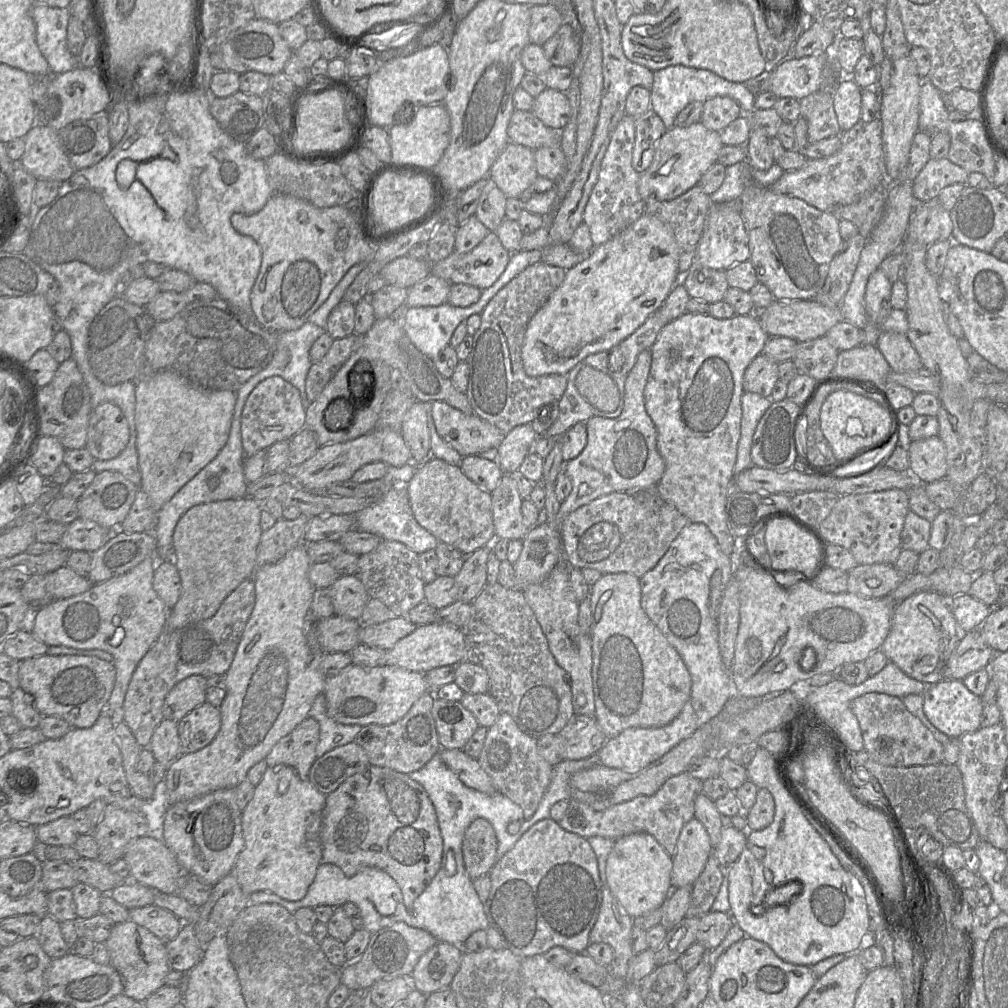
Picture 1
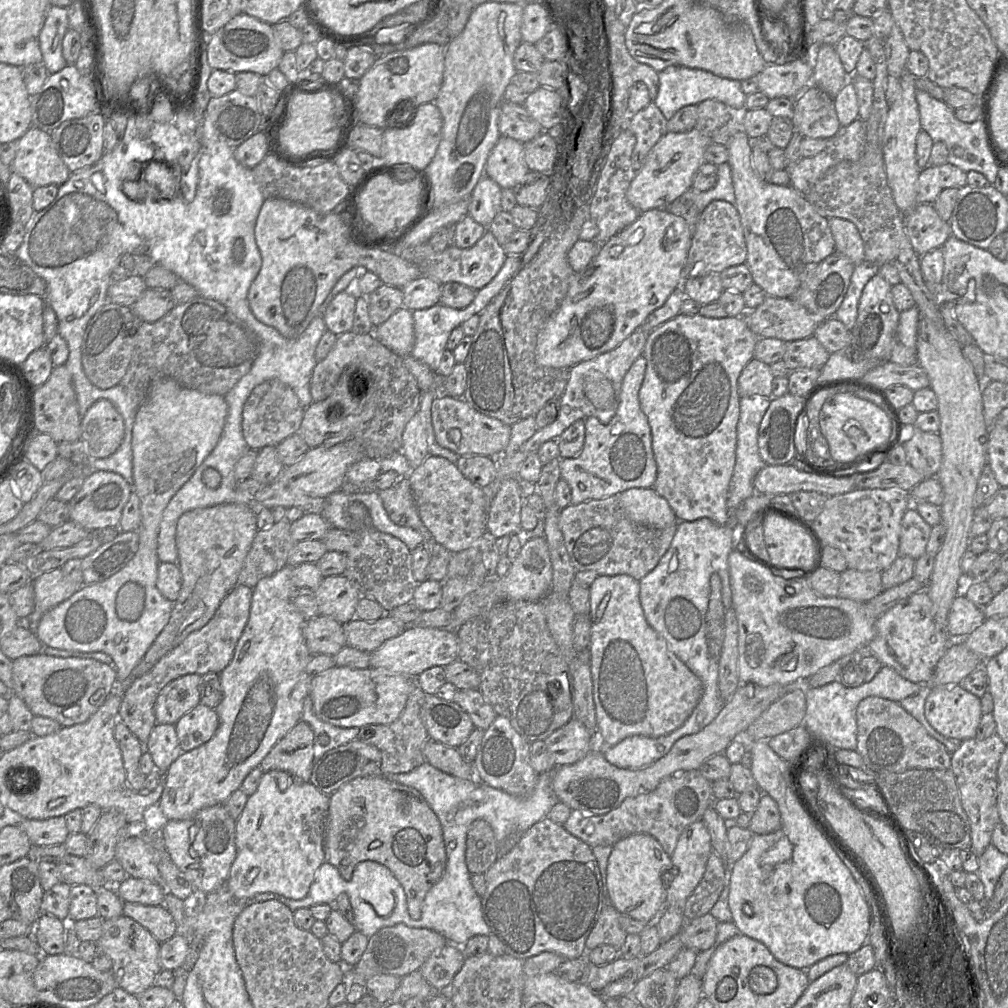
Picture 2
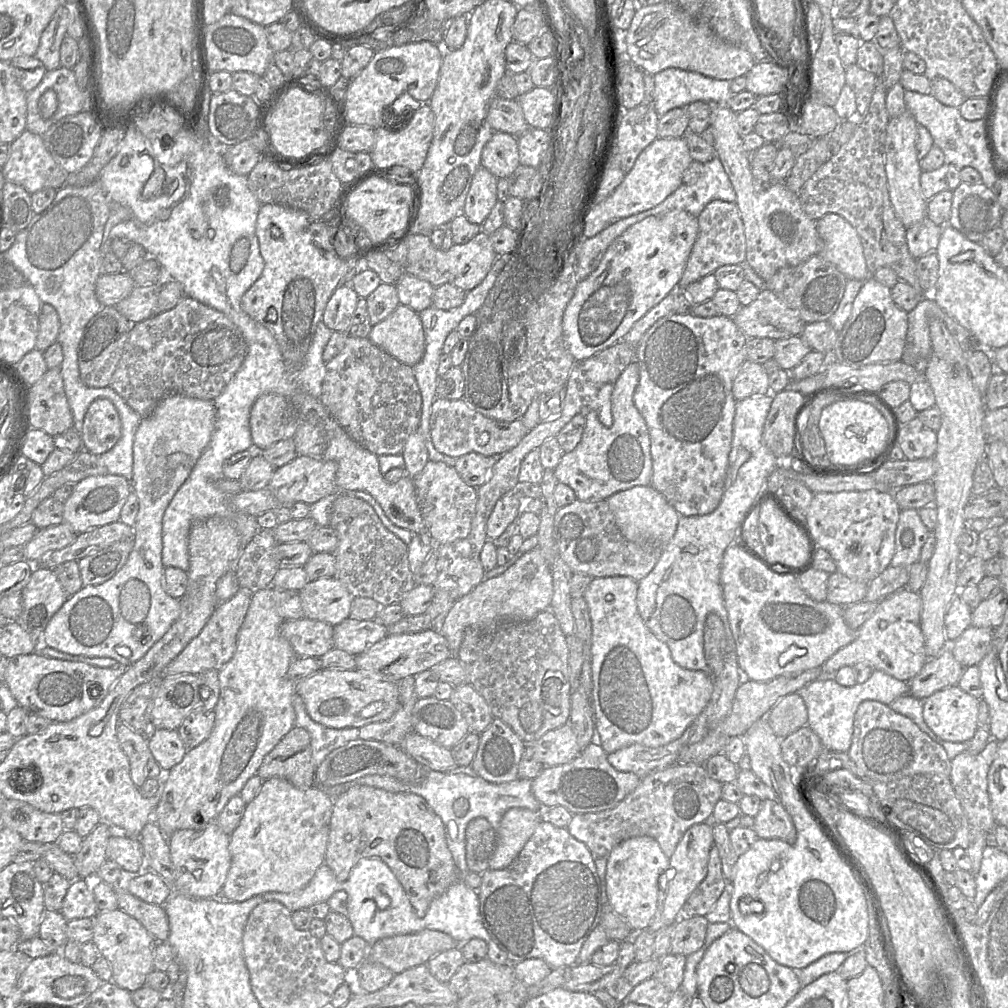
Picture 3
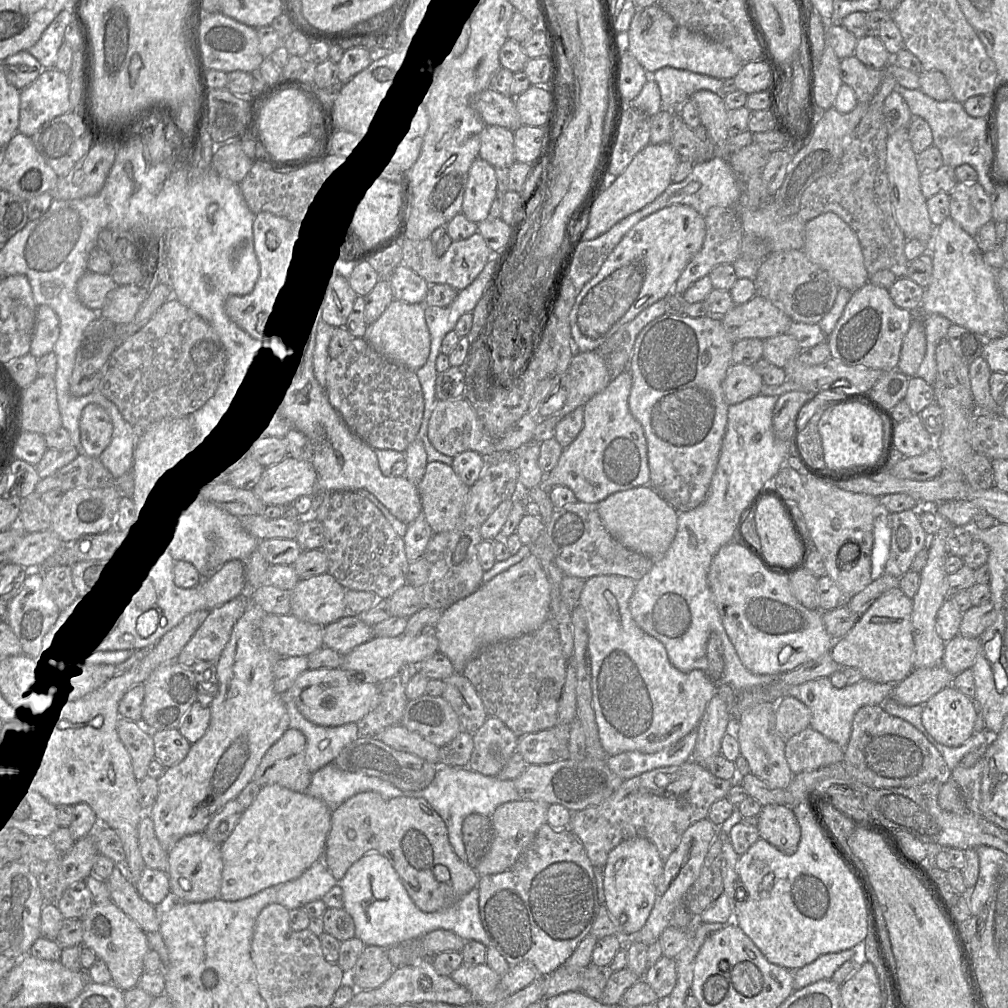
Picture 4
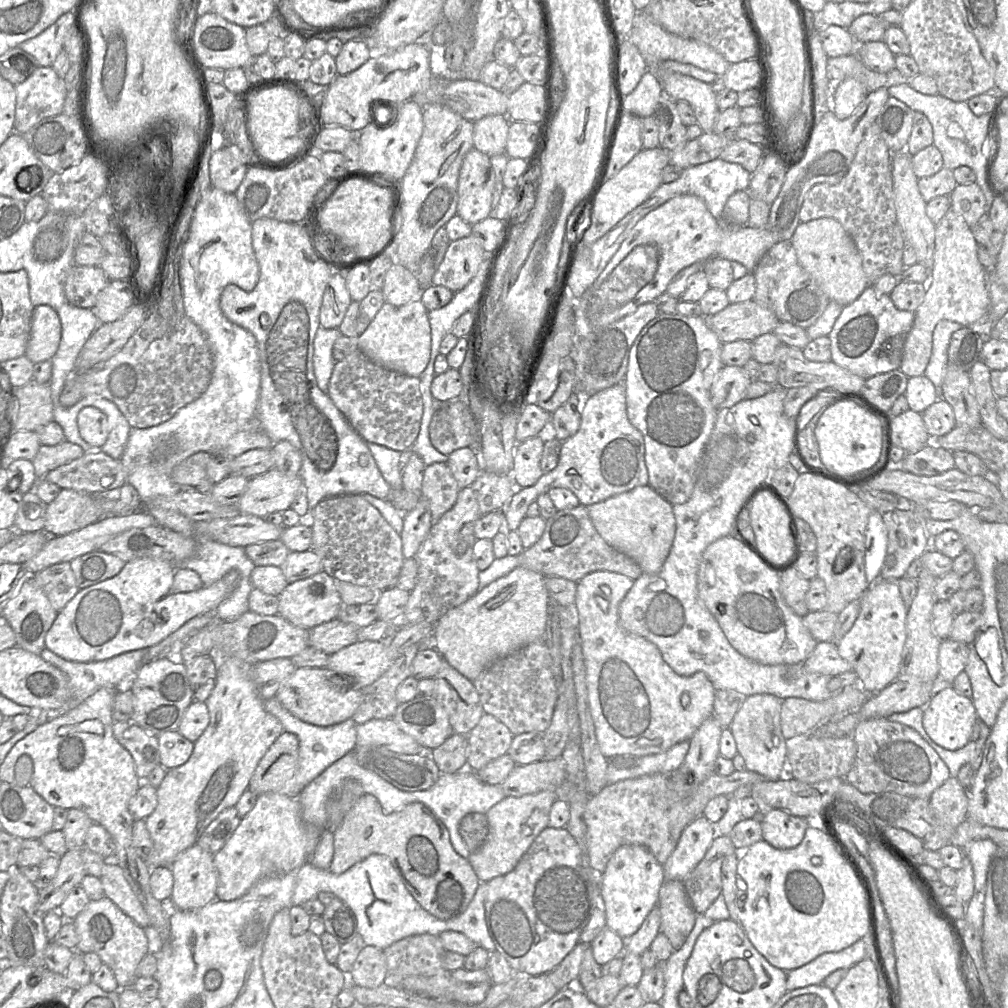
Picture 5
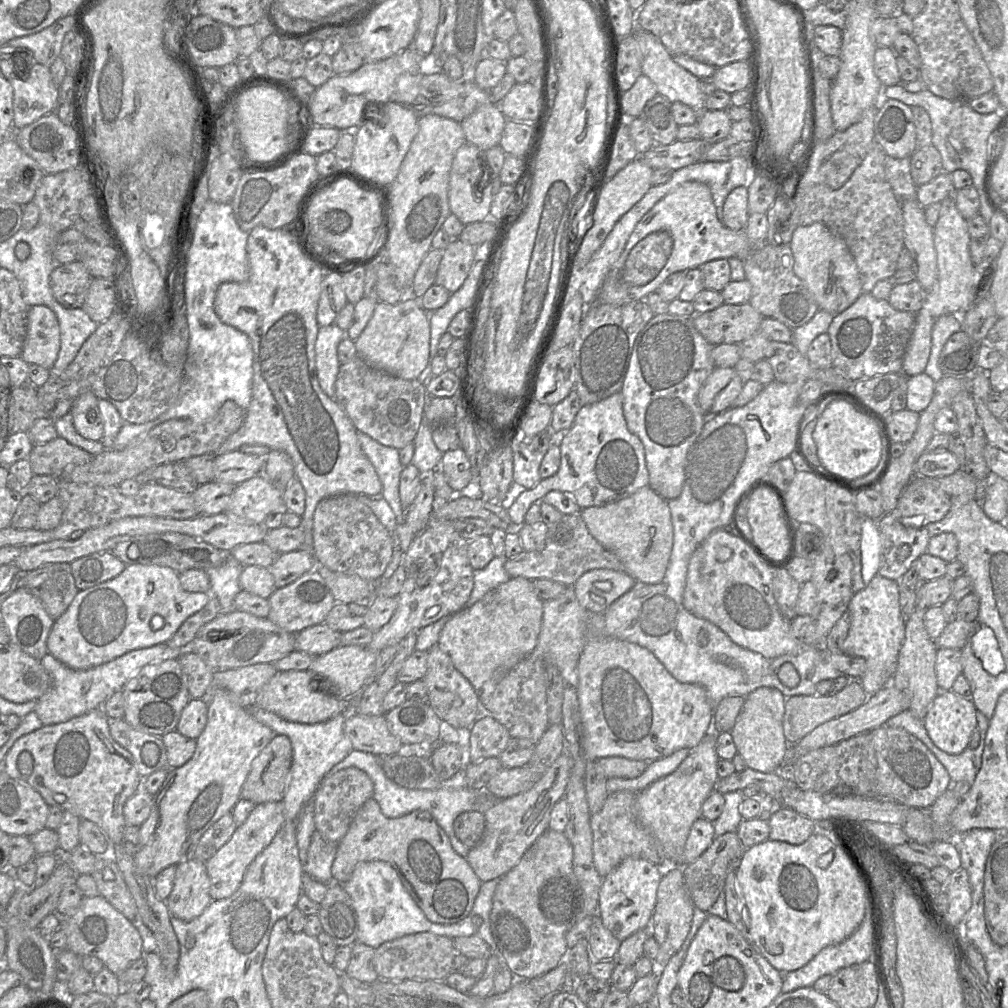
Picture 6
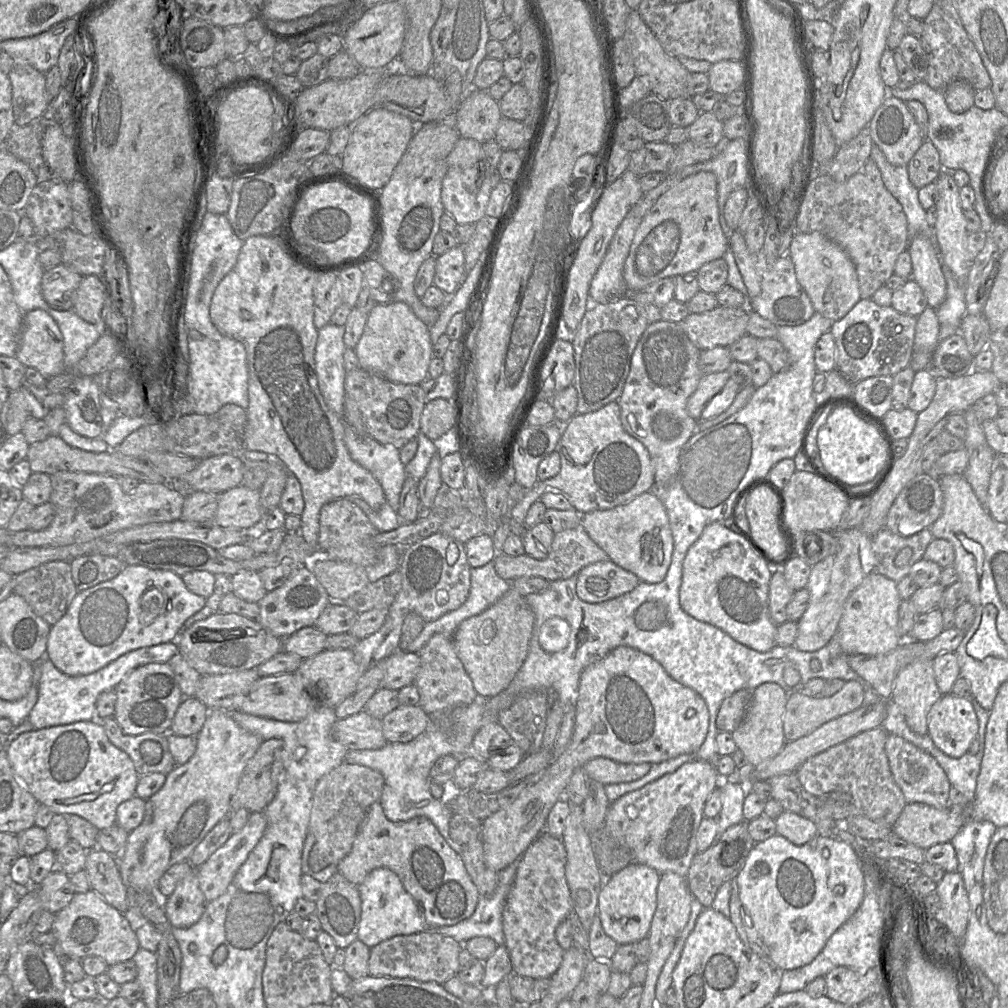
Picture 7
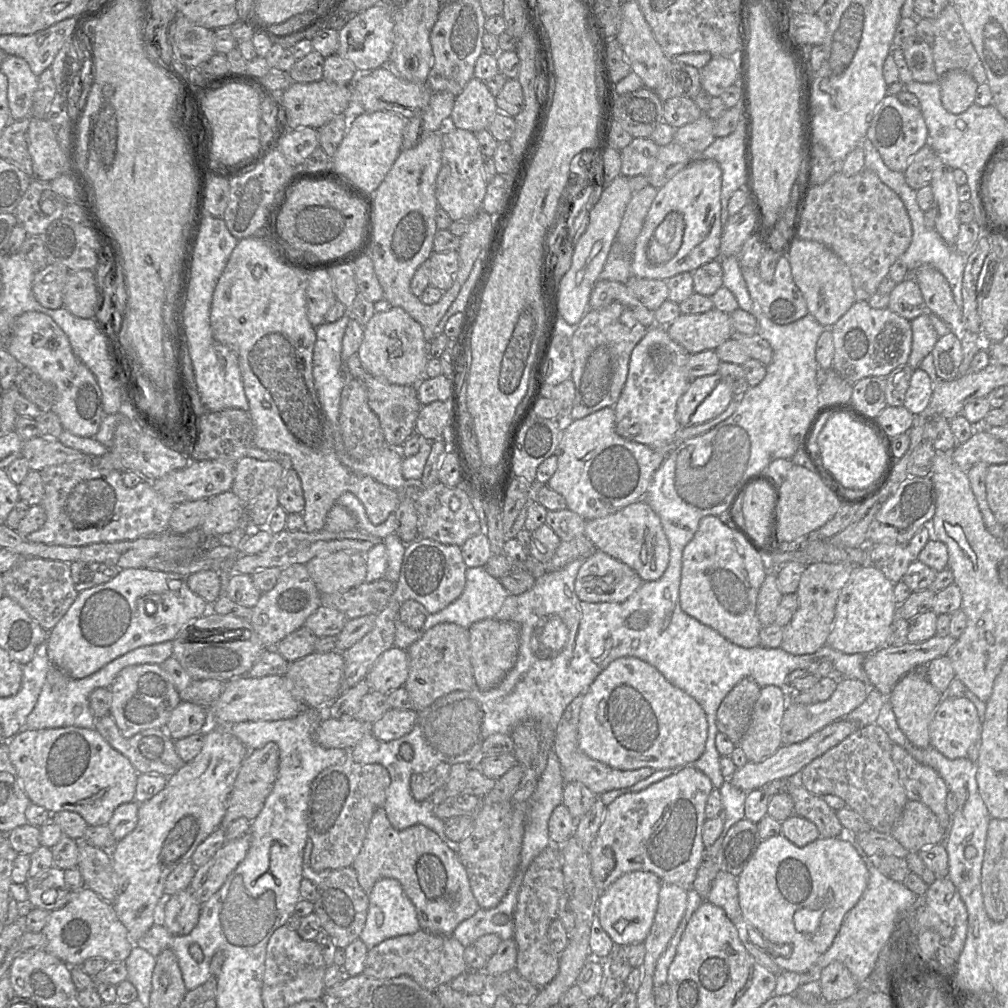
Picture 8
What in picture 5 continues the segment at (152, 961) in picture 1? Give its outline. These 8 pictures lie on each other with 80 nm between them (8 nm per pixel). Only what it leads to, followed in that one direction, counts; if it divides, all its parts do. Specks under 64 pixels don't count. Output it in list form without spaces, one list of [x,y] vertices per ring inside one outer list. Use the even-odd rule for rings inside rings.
[[[106,896],[100,900],[90,900],[85,908],[73,919],[78,935],[75,951],[82,954],[96,953],[102,963],[113,972],[119,988],[132,987],[137,978],[136,969],[148,954],[148,939],[144,928],[137,925],[112,900]]]

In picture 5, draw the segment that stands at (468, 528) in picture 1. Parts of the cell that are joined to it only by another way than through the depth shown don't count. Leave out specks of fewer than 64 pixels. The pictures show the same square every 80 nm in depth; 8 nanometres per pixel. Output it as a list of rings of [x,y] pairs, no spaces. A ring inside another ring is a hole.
[[[433,463],[424,469],[420,496],[429,505],[432,523],[455,504],[460,488],[446,463]]]

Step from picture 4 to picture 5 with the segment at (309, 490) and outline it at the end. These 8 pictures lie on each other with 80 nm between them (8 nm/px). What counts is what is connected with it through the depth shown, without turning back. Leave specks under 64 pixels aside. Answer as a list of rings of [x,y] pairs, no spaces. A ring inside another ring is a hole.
[[[273,467],[249,479],[237,505],[241,514],[263,518],[290,508],[301,488],[304,484],[299,475],[287,476]]]

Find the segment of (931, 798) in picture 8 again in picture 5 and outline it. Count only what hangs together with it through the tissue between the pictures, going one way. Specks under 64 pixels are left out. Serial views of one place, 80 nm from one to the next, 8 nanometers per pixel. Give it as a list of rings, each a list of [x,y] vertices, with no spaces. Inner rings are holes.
[[[887,717],[866,719],[857,724],[851,734],[856,756],[845,780],[862,793],[895,792],[913,798],[930,799],[934,790],[950,776],[950,771],[938,753],[913,728],[888,720]]]

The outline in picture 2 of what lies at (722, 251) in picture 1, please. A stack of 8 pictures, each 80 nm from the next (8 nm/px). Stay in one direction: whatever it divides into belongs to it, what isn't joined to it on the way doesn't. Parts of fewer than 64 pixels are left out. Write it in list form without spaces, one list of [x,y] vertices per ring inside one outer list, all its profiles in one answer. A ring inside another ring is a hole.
[[[714,200],[700,213],[692,235],[685,265],[685,278],[696,278],[708,273],[746,263],[747,246],[736,206],[724,200]]]

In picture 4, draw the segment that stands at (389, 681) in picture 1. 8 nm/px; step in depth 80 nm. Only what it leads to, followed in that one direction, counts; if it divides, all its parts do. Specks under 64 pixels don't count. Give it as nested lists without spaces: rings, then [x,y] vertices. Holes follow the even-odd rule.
[[[307,669],[301,673],[284,696],[291,697],[300,713],[310,722],[326,727],[357,723],[380,701],[379,683],[361,681],[354,671],[337,669]]]

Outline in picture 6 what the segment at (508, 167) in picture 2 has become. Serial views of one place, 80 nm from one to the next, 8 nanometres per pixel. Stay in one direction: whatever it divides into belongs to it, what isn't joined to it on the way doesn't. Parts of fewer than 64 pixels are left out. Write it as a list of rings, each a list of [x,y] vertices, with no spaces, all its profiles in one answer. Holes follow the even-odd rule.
[[[487,102],[461,122],[466,141],[482,151],[498,146],[506,123],[499,103]]]

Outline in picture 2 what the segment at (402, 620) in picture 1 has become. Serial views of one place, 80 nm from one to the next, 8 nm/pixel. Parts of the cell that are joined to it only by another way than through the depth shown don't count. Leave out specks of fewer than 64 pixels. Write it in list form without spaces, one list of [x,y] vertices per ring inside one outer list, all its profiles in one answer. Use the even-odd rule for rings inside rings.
[[[385,615],[375,621],[363,621],[354,618],[343,624],[346,646],[371,653],[378,649],[386,640],[399,635],[407,625]]]

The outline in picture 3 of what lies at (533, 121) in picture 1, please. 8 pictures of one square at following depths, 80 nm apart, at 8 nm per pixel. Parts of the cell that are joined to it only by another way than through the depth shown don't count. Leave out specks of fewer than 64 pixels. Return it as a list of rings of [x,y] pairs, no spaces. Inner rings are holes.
[[[494,96],[488,107],[487,119],[494,132],[505,132],[515,137],[530,129],[518,100]]]

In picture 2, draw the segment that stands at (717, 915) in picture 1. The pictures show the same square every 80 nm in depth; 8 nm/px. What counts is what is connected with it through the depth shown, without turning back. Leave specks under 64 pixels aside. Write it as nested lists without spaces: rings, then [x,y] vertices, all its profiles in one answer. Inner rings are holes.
[[[710,913],[686,920],[679,932],[684,948],[697,953],[708,950],[715,942],[719,921]]]

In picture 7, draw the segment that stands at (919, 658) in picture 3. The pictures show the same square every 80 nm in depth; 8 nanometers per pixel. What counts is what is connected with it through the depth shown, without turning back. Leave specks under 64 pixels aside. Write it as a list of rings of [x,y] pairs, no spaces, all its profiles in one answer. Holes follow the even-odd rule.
[[[875,570],[864,576],[861,584],[846,599],[842,616],[837,626],[837,638],[843,653],[846,655],[865,654],[874,656],[886,654],[897,648],[903,641],[898,628],[900,603],[901,598],[897,590],[897,582],[877,573]]]

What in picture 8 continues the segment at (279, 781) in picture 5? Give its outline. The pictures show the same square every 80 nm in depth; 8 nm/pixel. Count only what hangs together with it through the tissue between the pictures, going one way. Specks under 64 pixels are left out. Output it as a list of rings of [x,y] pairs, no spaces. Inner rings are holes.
[[[269,742],[262,748],[250,750],[243,760],[227,800],[227,807],[220,827],[223,829],[236,819],[244,817],[255,819],[263,808],[267,796],[272,791],[279,769],[279,748],[275,742]]]

